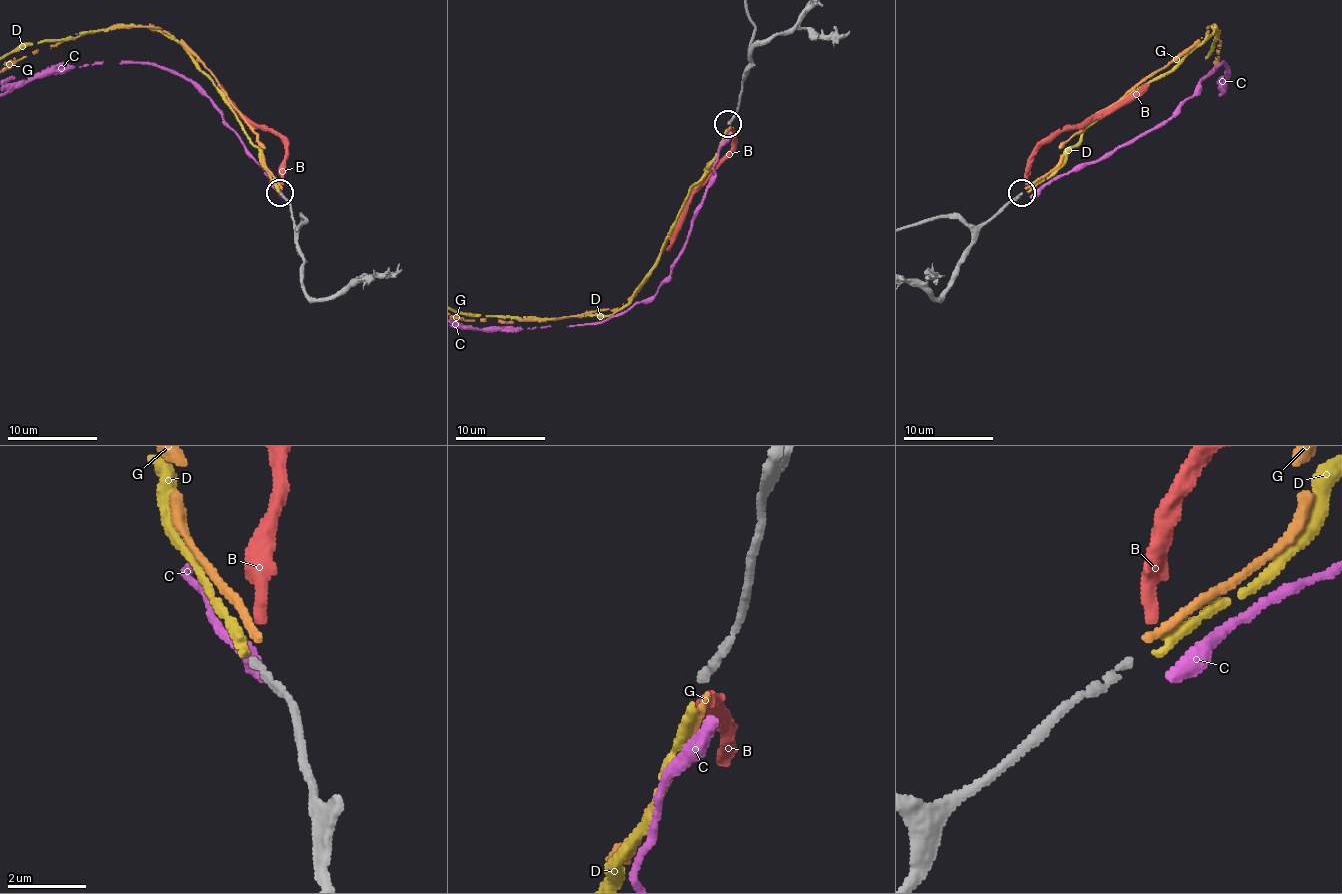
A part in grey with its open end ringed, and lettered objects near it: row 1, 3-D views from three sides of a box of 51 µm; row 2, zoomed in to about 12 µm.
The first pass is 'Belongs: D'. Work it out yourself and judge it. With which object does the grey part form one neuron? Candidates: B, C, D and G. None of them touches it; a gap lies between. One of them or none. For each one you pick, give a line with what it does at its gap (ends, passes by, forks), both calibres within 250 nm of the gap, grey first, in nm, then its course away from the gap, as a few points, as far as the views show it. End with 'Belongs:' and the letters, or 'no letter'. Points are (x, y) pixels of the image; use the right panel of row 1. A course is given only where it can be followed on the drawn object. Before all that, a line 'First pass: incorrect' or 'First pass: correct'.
First pass: correct
D: it ends there; 200 nm thick on the grey side, 240 nm on the other
Belongs: D

